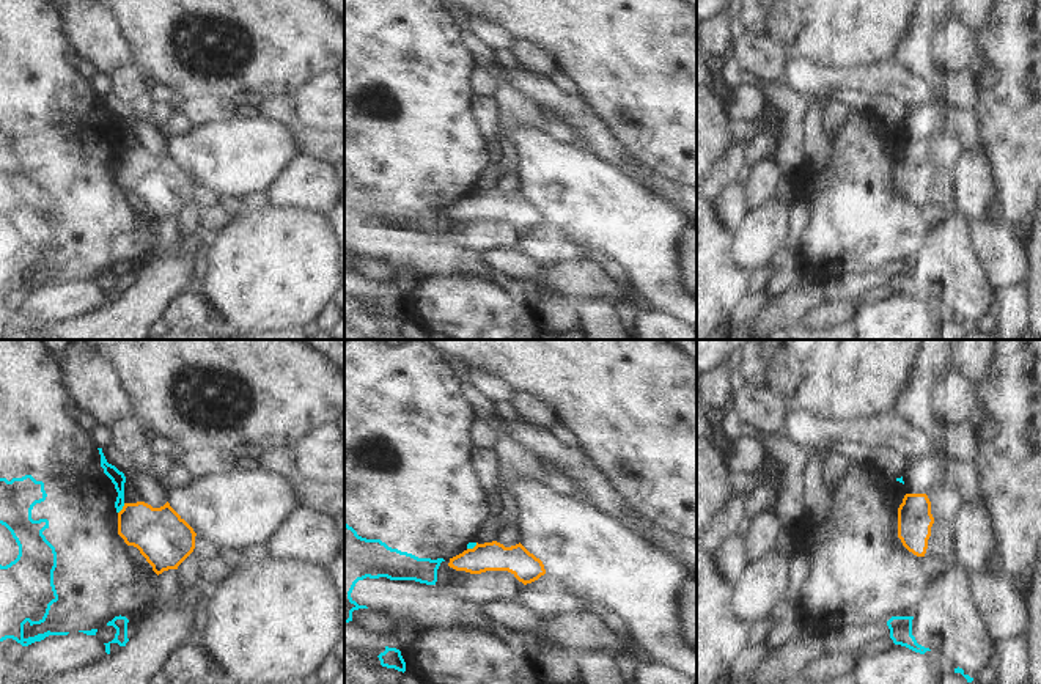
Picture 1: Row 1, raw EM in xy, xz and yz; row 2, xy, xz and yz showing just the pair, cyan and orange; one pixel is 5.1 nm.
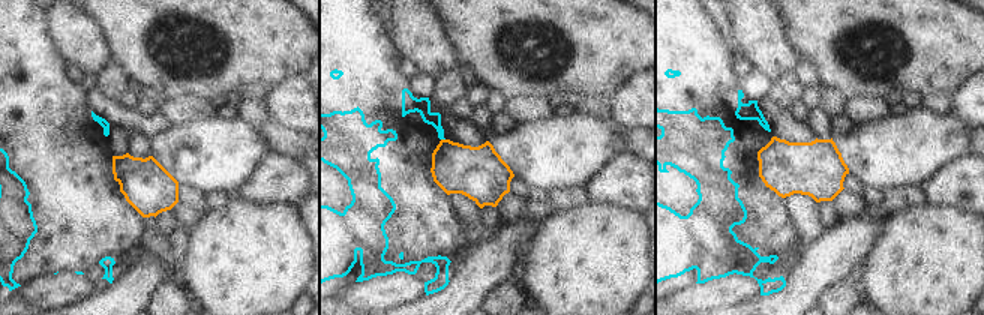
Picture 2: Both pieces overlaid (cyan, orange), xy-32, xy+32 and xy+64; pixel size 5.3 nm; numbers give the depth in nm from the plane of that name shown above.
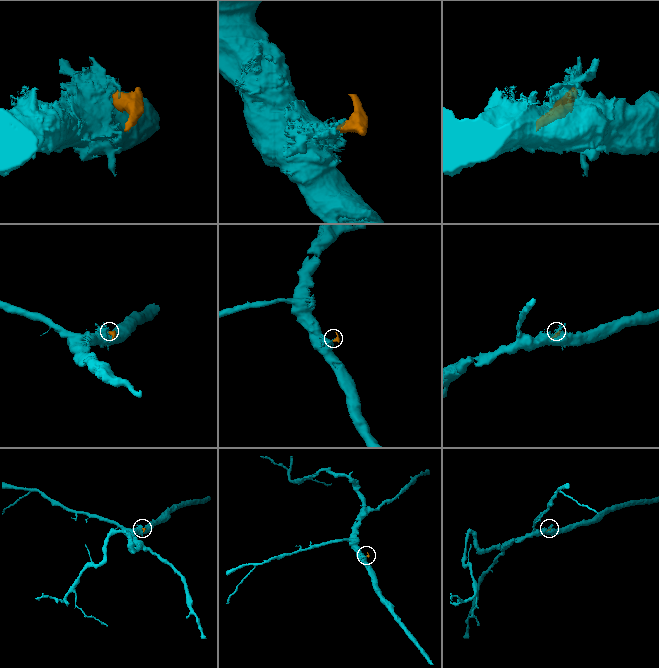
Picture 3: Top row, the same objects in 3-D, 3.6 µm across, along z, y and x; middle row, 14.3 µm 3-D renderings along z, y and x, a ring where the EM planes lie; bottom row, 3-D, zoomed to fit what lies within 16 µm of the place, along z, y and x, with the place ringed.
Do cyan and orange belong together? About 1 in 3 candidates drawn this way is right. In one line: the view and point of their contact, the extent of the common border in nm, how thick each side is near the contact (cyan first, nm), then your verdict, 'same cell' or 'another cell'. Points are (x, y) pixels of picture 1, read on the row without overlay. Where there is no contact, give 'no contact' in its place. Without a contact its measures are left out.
meets cyan in xy at (121, 156); contact 70 nm long; 70 nm thick on the cyan side, 280 nm on the other; another cell

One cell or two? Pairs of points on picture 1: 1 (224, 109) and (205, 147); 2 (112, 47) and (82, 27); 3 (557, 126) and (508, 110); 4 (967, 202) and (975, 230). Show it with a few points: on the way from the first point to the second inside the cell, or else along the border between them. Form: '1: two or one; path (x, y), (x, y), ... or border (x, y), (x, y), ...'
1: two; border (235, 115), (225, 121), (194, 126)
2: one; path (104, 43), (90, 29)
3: one; path (544, 121), (521, 110)
4: two; border (988, 214), (966, 219)

